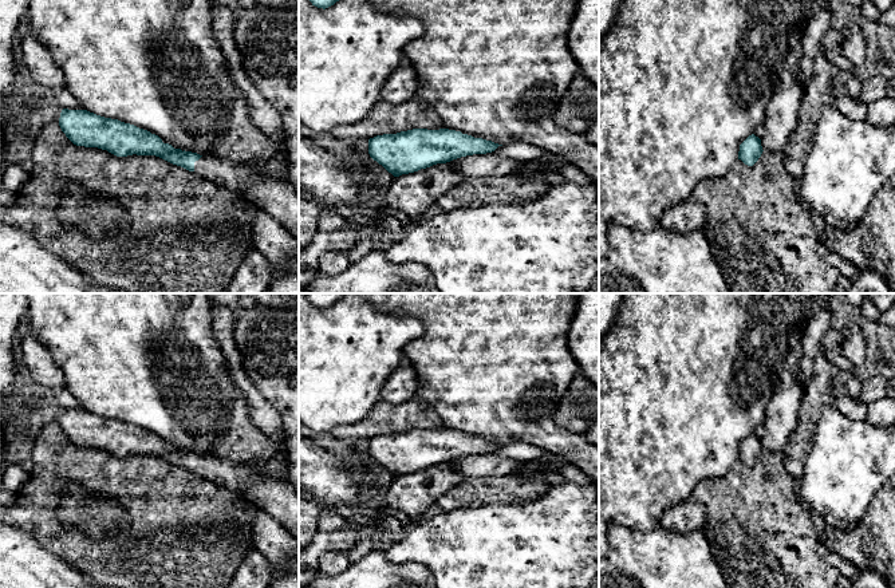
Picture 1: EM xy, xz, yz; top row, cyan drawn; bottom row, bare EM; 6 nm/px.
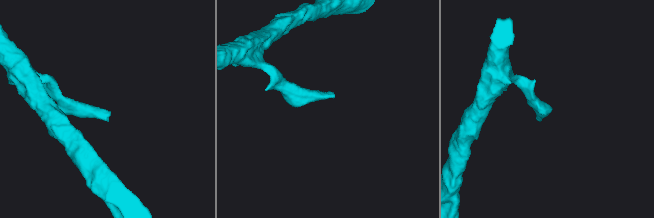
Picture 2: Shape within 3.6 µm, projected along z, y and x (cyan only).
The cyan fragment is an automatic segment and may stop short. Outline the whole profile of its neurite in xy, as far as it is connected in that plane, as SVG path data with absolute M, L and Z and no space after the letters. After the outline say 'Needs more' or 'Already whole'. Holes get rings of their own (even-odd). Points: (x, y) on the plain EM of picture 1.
M63 409L59 426L76 446L98 447L117 457L155 455L245 494L299 542L299 492L288 480L264 477L244 462L174 449L147 430L87 410Z. Needs more

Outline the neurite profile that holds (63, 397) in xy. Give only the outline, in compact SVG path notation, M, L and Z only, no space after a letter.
M66 387L47 390L63 409L84 410L82 403Z

